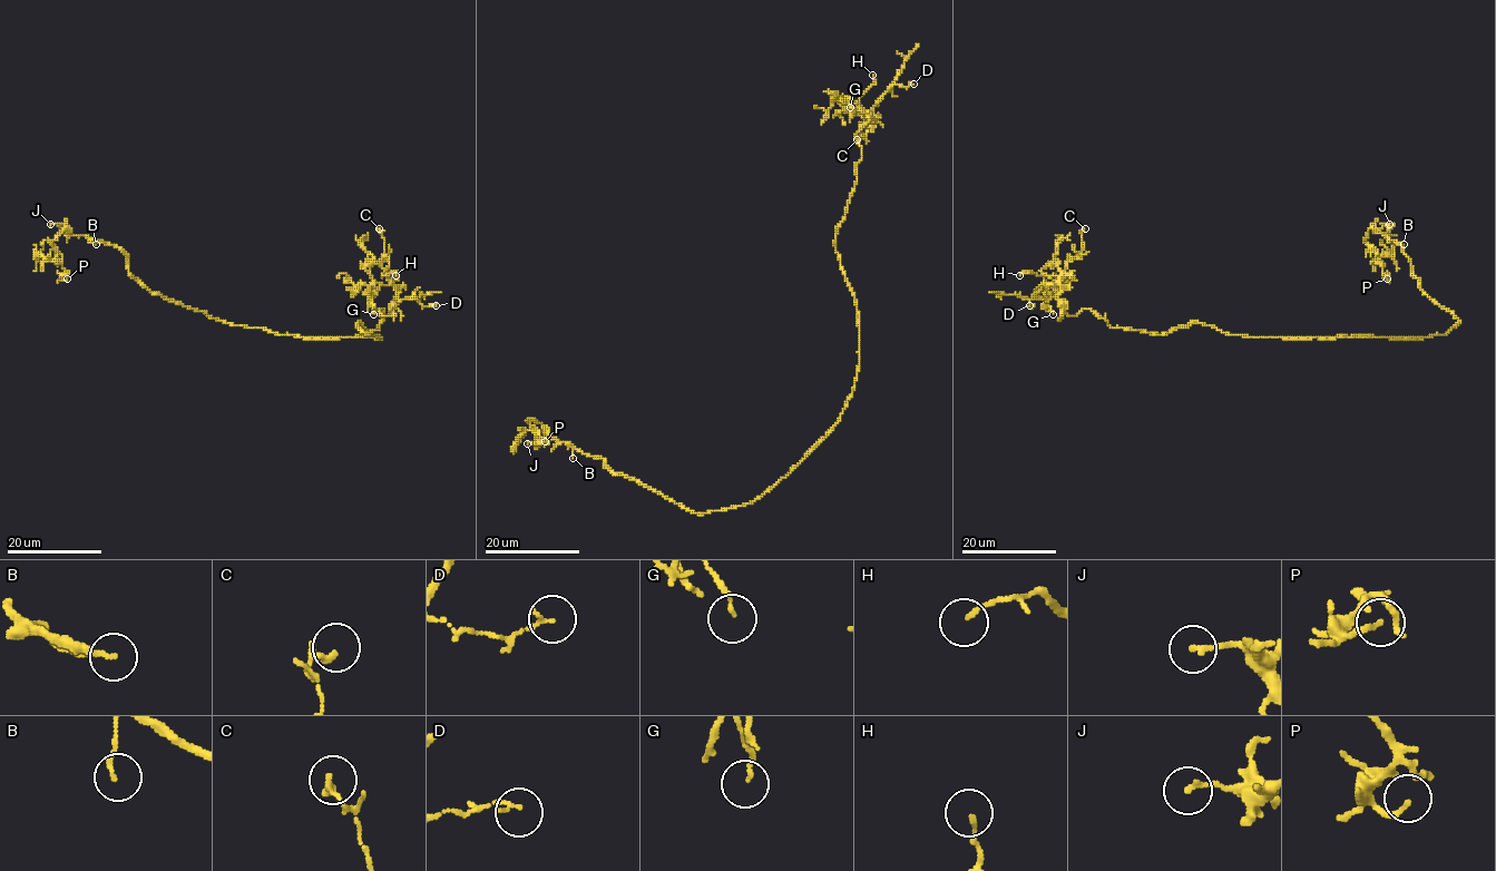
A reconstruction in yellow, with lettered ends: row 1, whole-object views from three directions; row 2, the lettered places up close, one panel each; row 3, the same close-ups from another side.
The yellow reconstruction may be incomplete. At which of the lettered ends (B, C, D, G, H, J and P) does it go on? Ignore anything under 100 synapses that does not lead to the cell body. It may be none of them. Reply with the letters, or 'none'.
none

